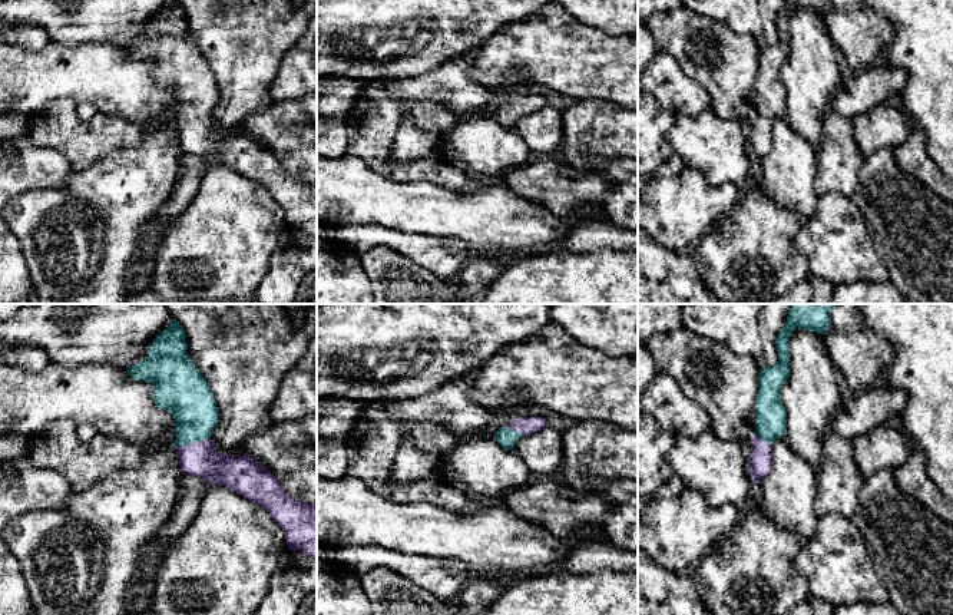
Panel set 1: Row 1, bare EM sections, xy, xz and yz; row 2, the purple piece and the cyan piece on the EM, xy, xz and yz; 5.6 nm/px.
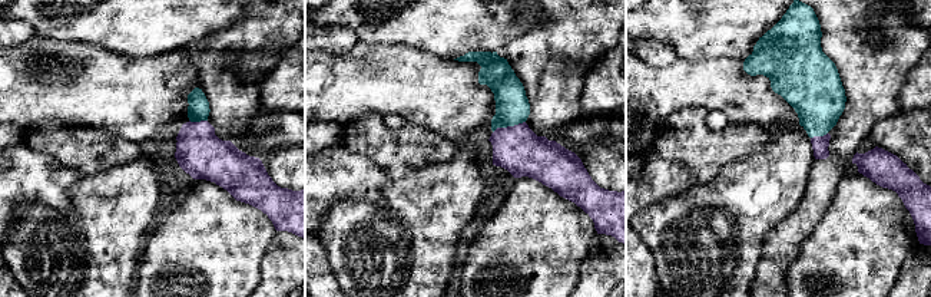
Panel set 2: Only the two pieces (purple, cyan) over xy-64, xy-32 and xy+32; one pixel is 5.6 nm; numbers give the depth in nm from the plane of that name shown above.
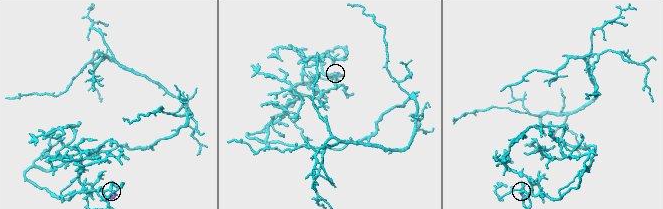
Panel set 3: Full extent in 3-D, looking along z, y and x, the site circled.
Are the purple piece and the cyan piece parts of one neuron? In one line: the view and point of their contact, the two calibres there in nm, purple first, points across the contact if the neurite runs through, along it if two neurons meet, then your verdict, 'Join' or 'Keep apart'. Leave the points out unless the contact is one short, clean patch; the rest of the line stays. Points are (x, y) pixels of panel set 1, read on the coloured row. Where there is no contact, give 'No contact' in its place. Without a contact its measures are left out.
Touches purple at xy (192, 443). Thickness 190 nm (purple) against 260 nm. Path across: xy (199, 459), (192, 443), (192, 406), (189, 399). Join

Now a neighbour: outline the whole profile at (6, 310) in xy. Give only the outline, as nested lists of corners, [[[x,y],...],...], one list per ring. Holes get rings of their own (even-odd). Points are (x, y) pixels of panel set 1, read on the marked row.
[[[0,304],[0,321],[14,317],[23,307],[33,304]]]

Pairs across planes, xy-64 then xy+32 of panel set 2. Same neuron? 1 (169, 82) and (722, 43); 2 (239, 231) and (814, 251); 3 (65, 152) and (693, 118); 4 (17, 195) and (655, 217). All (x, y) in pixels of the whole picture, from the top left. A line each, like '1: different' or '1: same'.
1: different
2: same
3: same
4: different

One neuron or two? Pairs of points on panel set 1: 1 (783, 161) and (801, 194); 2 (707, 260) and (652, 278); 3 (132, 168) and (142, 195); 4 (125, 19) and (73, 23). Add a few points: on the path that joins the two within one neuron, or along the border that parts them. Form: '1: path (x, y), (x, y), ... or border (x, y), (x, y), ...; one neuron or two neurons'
1: path (787, 169), (788, 181), (793, 185); one neuron
2: border (690, 250), (695, 268), (708, 288); two neurons
3: path (132, 175), (132, 185), (135, 188); one neuron
4: path (112, 19), (86, 19); one neuron

